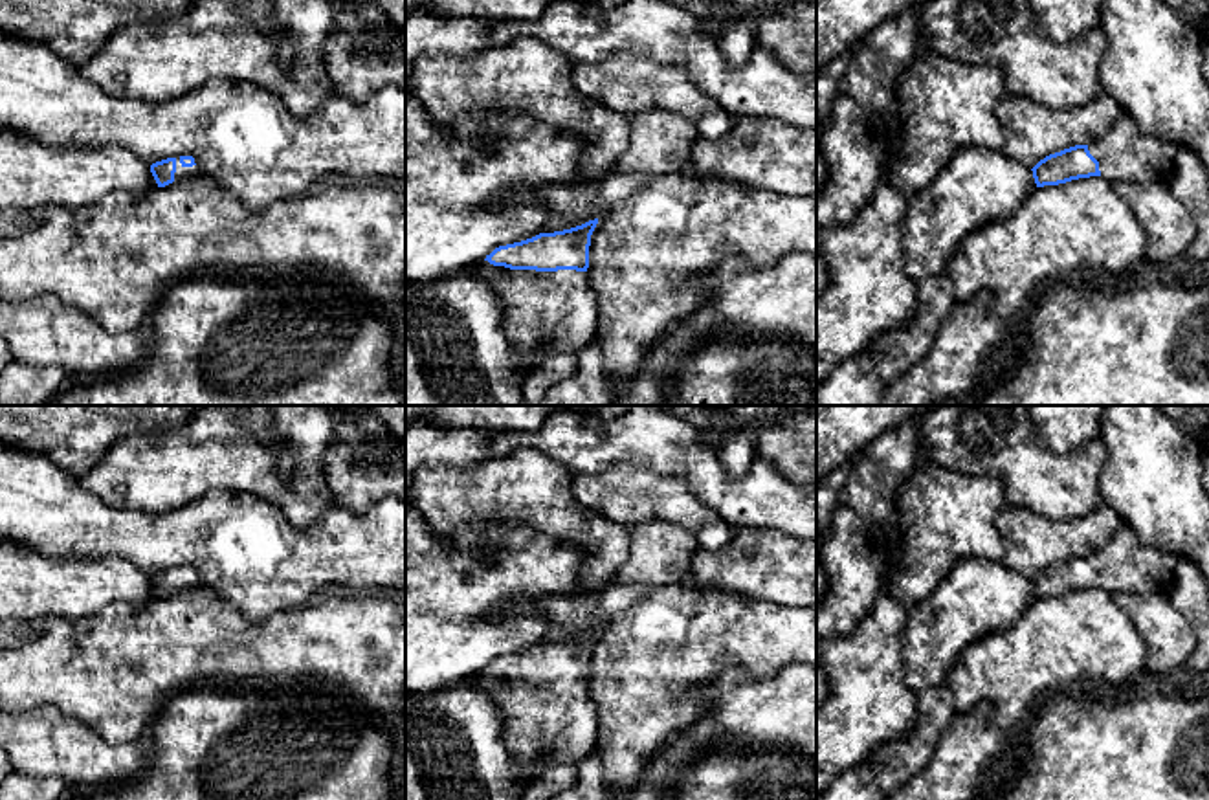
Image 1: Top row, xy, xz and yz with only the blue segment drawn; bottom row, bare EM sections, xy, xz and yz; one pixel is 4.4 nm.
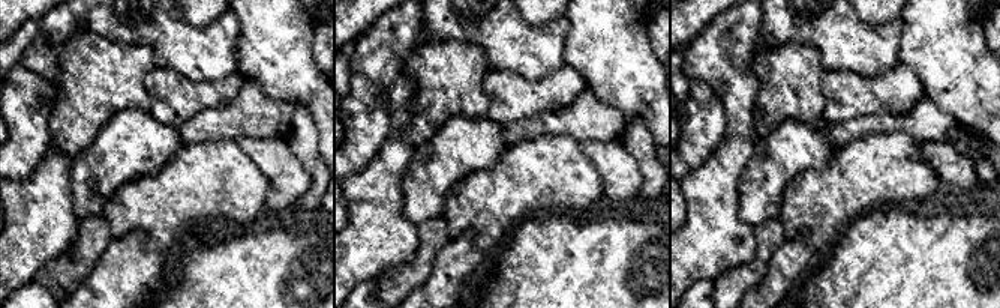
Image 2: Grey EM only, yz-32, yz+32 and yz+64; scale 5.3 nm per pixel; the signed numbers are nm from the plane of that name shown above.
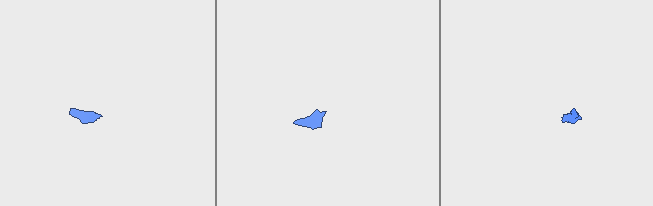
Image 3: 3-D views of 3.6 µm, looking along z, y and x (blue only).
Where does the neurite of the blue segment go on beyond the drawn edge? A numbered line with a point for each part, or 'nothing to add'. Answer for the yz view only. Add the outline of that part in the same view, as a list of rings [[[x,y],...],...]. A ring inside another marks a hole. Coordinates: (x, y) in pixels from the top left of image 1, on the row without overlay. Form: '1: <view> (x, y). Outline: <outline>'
1: yz (1125, 564). Outline: [[[1126,523],[1088,561],[1099,572],[1101,587],[1110,593],[1165,594],[1172,591],[1178,563],[1170,552],[1145,545]]]

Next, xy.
1: xy (182, 584). Outline: [[[176,569],[176,583],[174,583],[174,593],[182,593],[185,589],[191,589],[191,587],[196,587],[200,585],[200,578],[198,578],[198,572],[194,571],[194,576],[193,578],[183,578],[180,574],[180,569]]]

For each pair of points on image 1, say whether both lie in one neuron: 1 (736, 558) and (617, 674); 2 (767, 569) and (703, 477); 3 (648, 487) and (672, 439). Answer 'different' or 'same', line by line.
1: different
2: different
3: different

